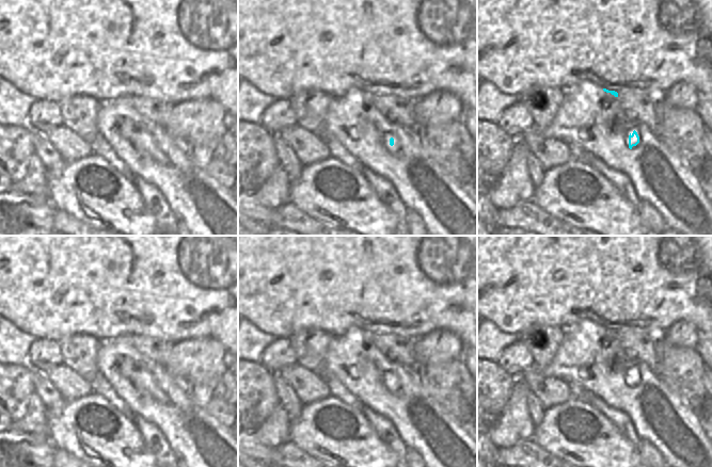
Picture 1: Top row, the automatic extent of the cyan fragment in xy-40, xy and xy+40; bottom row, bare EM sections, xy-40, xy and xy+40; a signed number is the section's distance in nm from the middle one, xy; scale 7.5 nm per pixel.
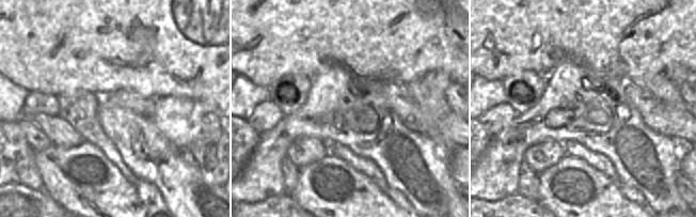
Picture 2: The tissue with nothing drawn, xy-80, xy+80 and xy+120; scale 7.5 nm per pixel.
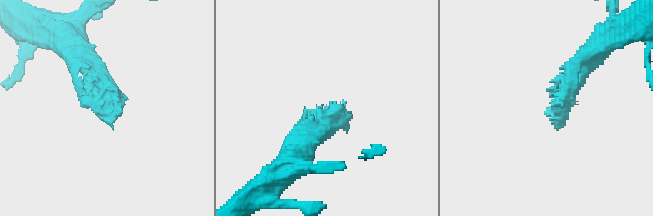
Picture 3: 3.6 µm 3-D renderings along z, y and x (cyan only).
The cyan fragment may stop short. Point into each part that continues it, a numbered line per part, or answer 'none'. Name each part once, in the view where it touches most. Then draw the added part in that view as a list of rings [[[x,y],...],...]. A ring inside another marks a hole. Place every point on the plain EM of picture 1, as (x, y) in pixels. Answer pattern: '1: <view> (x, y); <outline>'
1: xy+40 (588, 355); [[[583,319],[568,327],[563,327],[565,337],[554,356],[547,366],[534,366],[544,376],[553,376],[568,383],[576,383],[581,385],[588,393],[600,398],[605,404],[613,408],[621,410],[632,422],[638,437],[649,442],[662,456],[666,467],[712,467],[712,441],[706,433],[703,419],[680,397],[678,391],[662,381],[646,364],[638,359],[632,359],[620,345],[618,336],[603,329],[603,326],[589,320]],[[636,370],[639,375],[639,382],[629,387],[629,374]]]

